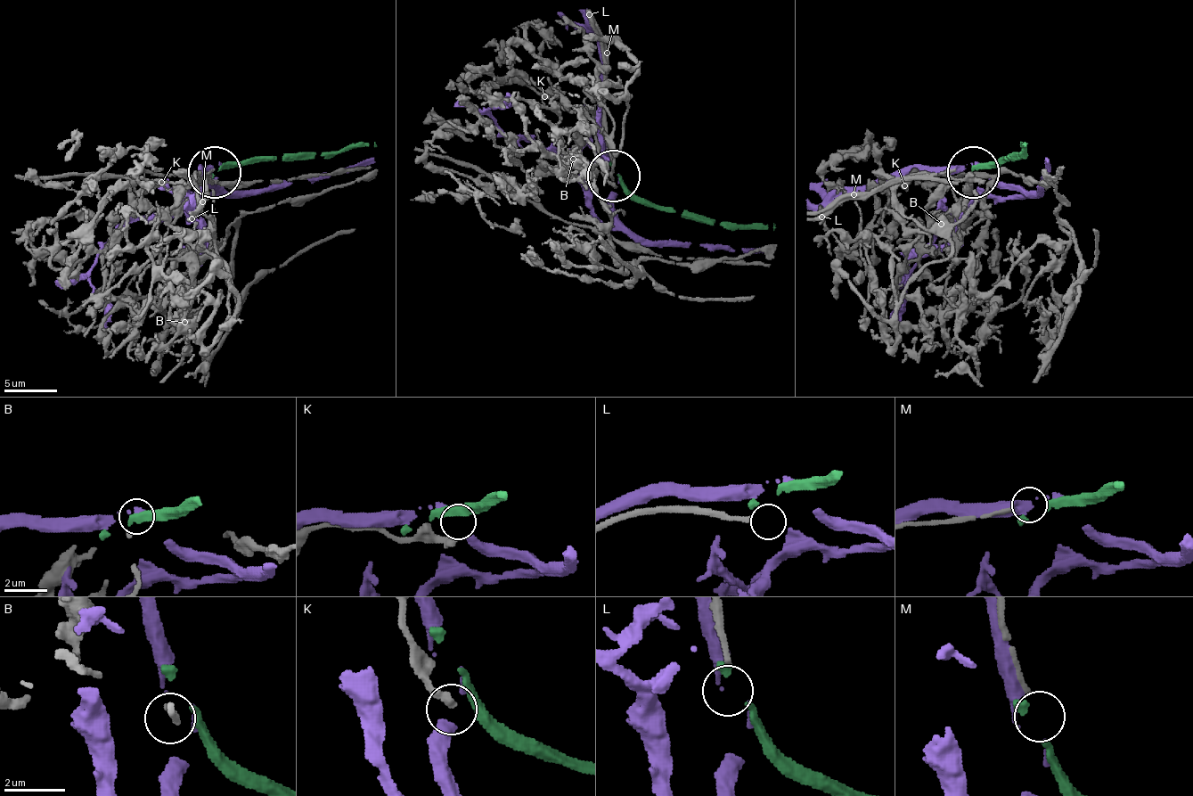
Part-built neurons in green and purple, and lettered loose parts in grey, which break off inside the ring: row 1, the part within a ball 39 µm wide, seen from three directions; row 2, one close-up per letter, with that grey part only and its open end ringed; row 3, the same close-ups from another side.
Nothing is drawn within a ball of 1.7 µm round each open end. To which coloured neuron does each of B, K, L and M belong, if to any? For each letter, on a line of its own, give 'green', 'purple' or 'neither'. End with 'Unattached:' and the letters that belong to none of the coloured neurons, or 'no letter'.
B: neither
K: neither
L: neither
M: neither
Unattached: B, K, L, M

